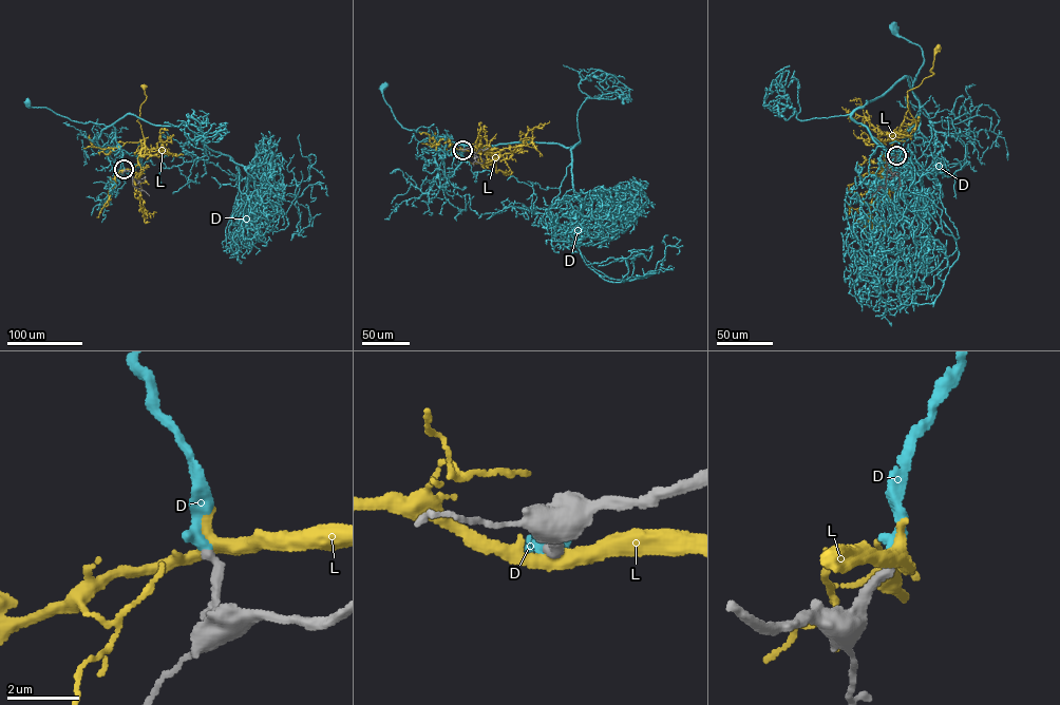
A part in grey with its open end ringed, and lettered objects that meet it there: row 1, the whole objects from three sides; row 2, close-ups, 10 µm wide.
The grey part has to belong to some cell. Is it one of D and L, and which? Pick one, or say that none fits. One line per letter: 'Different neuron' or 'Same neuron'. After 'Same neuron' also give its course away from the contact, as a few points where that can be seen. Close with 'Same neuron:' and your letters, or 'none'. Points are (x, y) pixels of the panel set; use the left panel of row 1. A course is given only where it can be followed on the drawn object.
D: Same neuron. Its course: (124, 169), (115, 128), (71, 120), (45, 107), (30, 107), (26, 102)
L: Different neuron
Same neuron: D

